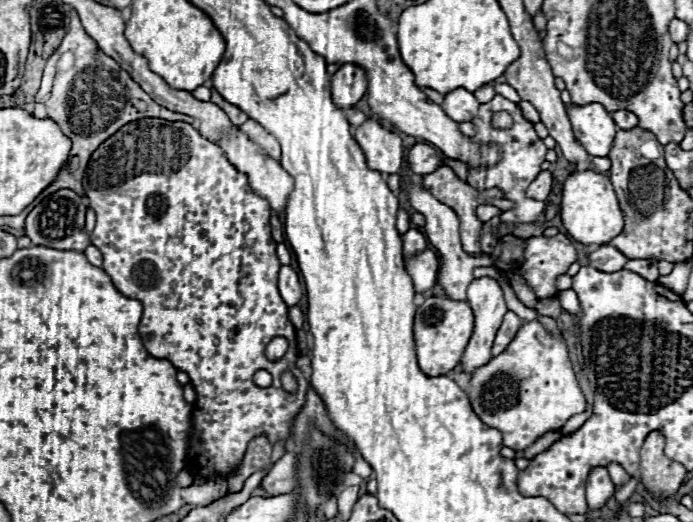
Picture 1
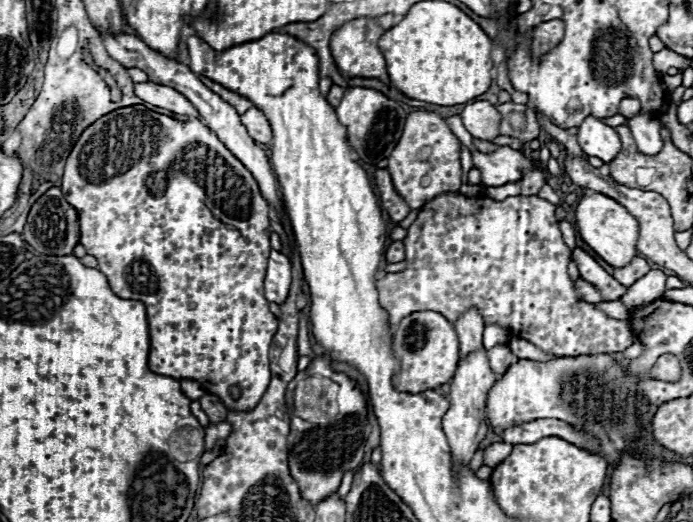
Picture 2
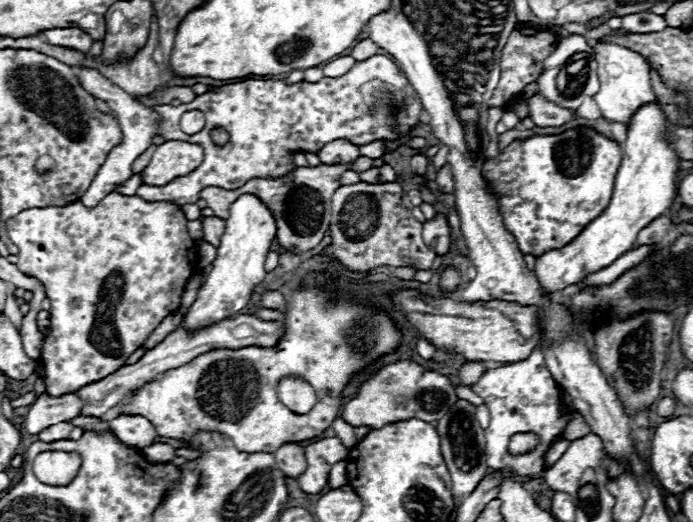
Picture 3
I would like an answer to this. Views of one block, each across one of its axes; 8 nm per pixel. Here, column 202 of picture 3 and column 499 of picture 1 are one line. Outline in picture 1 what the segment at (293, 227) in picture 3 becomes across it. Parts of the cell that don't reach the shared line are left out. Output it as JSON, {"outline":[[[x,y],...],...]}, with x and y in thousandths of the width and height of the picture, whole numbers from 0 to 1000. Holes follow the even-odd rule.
{"outline":[[[635,318],[635,326],[612,337],[612,360],[620,364],[635,387],[646,391],[664,418],[664,452],[667,452],[667,471],[675,487],[690,487],[693,483],[693,471],[690,471],[690,448],[693,448],[693,437],[696,437],[696,425],[690,421],[687,414],[687,398],[696,395],[696,391],[707,391],[707,383],[716,383],[716,379],[727,379],[724,375],[724,364],[719,360],[707,360],[707,364],[687,364],[681,360],[678,352],[667,349],[658,330],[649,322],[649,318]]]}

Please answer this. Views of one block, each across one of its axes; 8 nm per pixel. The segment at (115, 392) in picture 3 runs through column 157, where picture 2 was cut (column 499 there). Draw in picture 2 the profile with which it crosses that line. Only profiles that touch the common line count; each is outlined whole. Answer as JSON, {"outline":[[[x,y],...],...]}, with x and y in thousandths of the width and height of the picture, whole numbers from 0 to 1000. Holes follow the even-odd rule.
{"outline":[[[713,663],[710,670],[704,670],[704,697],[719,724],[727,720],[736,697],[742,693],[745,693],[745,682],[736,674],[733,663]]]}

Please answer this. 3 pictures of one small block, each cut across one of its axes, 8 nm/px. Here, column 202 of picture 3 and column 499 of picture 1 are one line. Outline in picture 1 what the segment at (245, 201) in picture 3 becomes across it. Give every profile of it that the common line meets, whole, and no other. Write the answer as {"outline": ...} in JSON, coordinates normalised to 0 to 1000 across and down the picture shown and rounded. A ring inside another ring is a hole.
{"outline":[[[707,529],[681,536],[681,544],[675,548],[675,579],[684,598],[687,621],[684,640],[667,682],[667,701],[670,713],[678,716],[684,705],[710,690],[710,655],[733,590],[719,536]]]}

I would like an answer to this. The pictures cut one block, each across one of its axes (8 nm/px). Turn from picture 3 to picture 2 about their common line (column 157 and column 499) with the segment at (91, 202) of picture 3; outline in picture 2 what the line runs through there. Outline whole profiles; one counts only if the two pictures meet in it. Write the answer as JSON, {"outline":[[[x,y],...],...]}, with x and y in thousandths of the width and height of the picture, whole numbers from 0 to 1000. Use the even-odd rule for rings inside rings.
{"outline":[[[696,192],[696,195],[675,199],[664,222],[681,264],[713,272],[713,264],[722,261],[724,222],[716,211],[716,203],[710,203],[707,195]]]}

